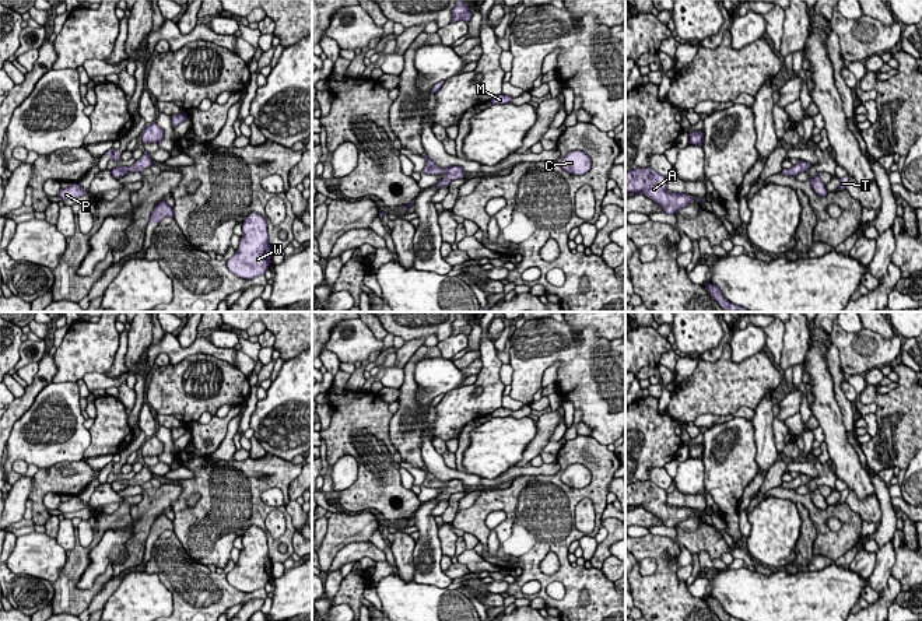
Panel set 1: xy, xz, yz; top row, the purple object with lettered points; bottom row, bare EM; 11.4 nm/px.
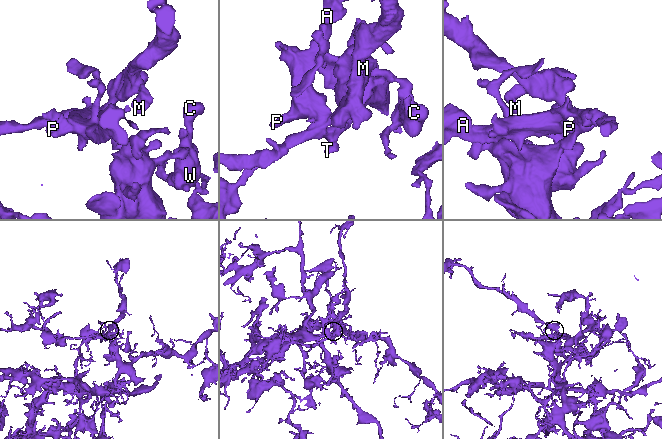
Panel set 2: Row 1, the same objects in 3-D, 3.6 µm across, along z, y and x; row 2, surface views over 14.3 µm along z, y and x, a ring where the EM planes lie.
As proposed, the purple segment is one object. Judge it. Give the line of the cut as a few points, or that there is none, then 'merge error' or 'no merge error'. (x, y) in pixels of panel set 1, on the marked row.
cut none; no merge error

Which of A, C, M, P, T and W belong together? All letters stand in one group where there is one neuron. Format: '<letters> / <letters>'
A C M P T W

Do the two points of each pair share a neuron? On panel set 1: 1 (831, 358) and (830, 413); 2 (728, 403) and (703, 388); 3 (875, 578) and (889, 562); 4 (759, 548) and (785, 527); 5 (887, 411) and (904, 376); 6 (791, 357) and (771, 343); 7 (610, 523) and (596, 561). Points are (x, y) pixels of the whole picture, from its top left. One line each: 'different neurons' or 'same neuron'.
1: different neurons
2: same neuron
3: same neuron
4: same neuron
5: same neuron
6: different neurons
7: same neuron

